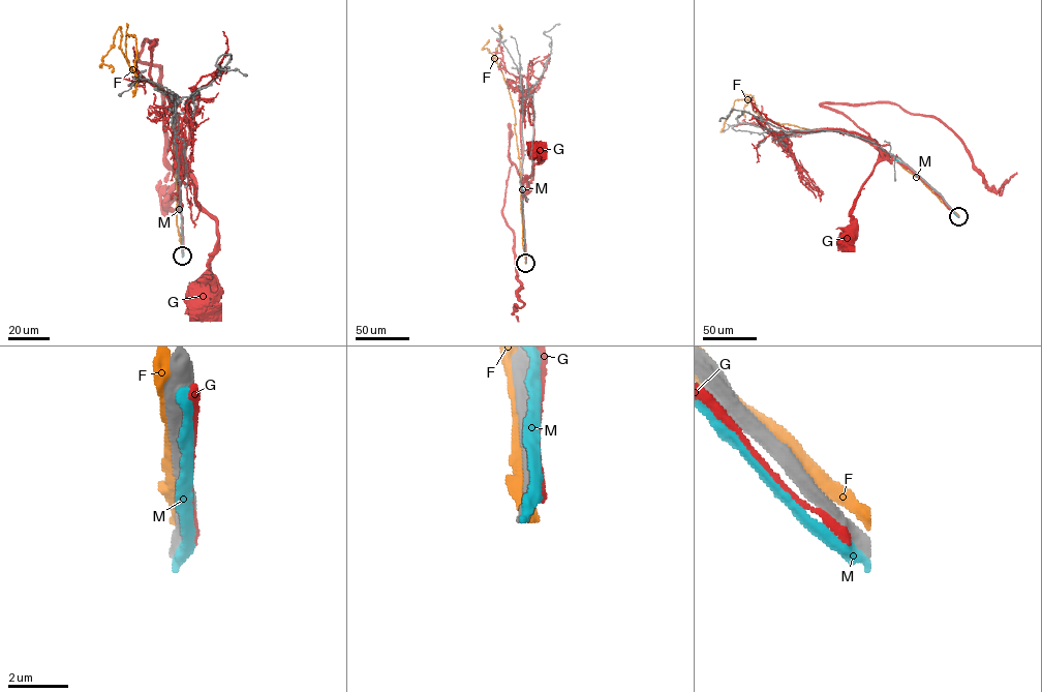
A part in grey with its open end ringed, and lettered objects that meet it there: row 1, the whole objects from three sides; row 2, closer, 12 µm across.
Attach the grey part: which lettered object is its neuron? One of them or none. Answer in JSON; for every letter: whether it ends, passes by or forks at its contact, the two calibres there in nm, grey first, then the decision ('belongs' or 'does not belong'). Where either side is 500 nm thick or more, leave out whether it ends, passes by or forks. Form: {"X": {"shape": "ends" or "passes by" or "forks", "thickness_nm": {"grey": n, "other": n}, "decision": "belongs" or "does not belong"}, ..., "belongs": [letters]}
{"F": {"thickness_nm": {"grey": 550, "other": 440}, "decision": "does not belong"}, "G": {"shape": "ends", "thickness_nm": {"grey": 440, "other": 360}, "decision": "does not belong"}, "M": {"shape": "ends", "thickness_nm": {"grey": 480, "other": 480}, "decision": "does not belong"}, "belongs": []}

